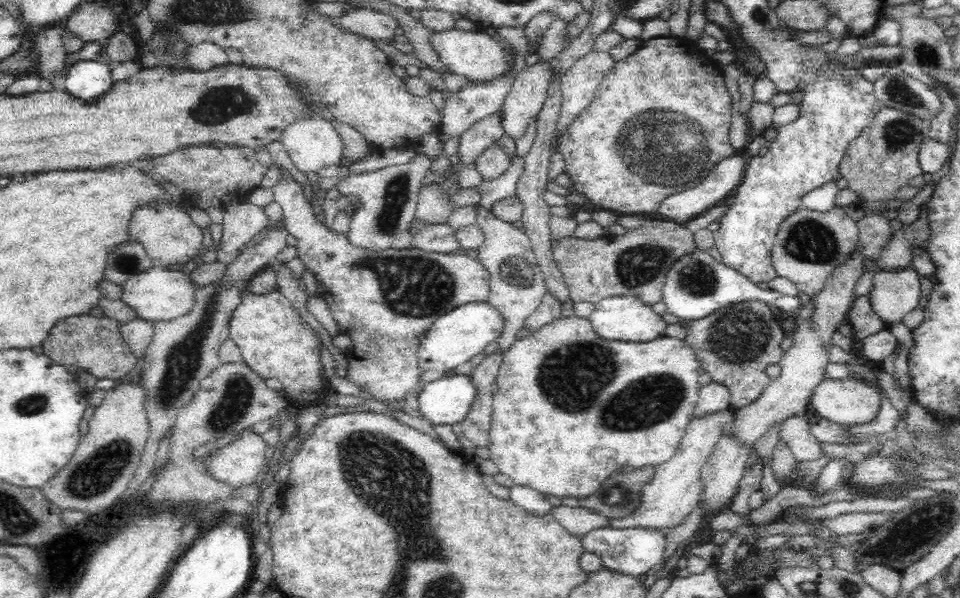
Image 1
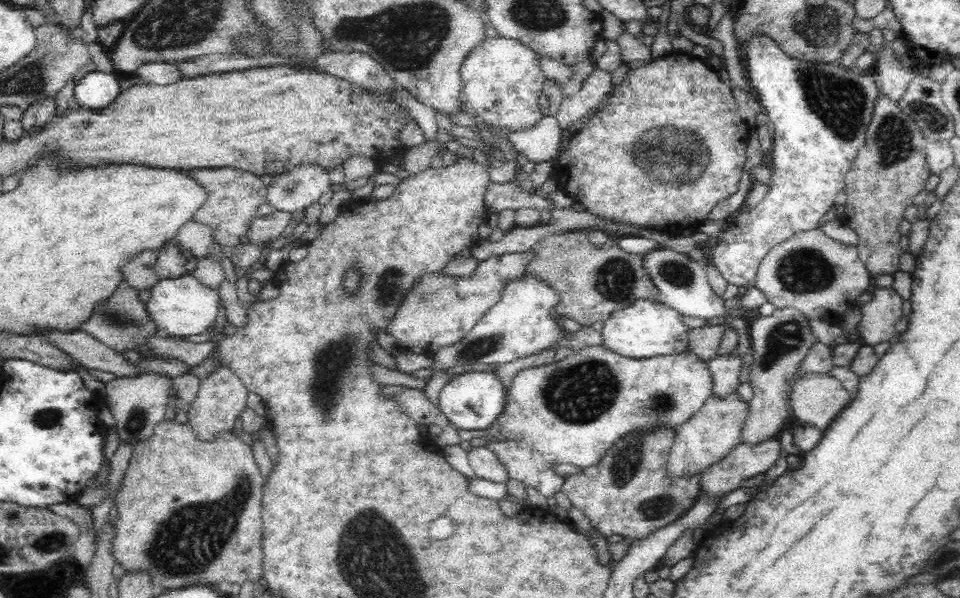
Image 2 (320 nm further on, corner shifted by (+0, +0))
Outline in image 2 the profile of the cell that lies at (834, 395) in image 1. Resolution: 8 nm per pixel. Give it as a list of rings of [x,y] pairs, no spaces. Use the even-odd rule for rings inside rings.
[[[828,373],[804,376],[793,385],[790,398],[794,416],[802,424],[813,425],[822,432],[855,400],[841,382]]]

